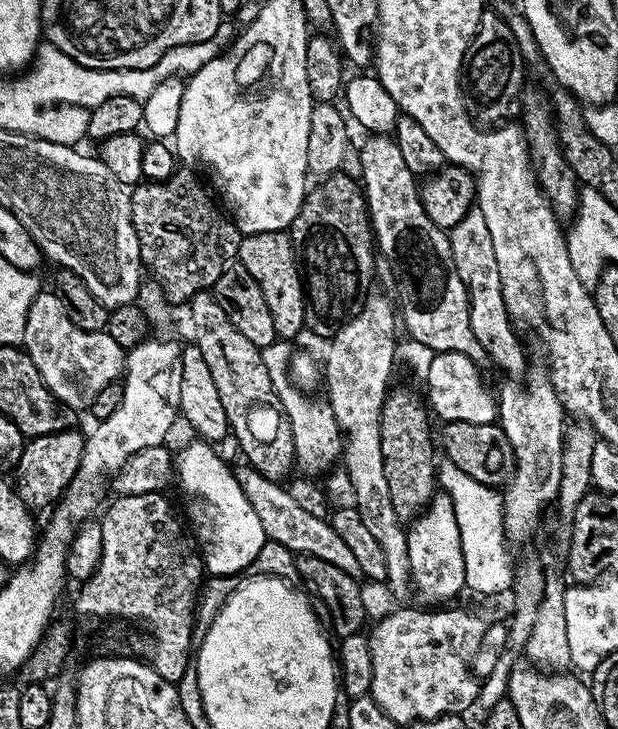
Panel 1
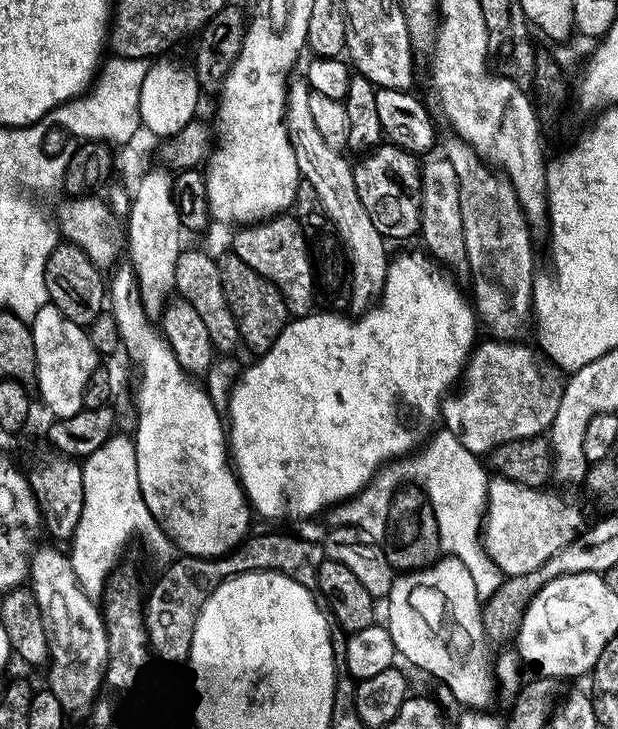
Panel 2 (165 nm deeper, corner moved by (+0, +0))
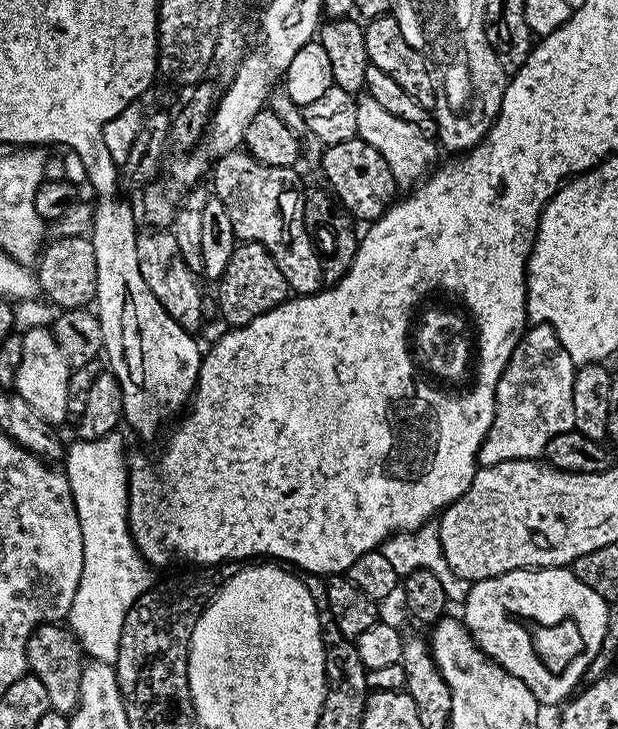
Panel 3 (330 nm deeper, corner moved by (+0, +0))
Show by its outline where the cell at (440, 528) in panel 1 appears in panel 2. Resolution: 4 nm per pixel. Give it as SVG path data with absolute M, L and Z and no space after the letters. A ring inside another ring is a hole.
M444 554L428 568L397 575L390 594L386 597L386 604L386 627L390 630L390 638L394 638L397 653L403 659L405 656L414 667L441 680L452 691L453 698L464 704L462 706L465 709L487 709L492 700L492 691L495 693L498 688L493 675L494 656L488 653L490 641L484 628L480 595L478 590L474 590L474 578L470 578L470 570L466 570L461 560Z

